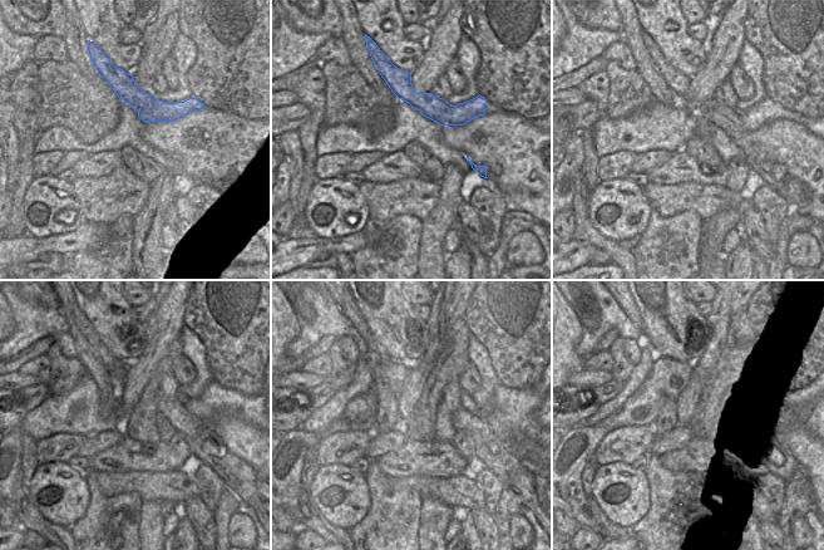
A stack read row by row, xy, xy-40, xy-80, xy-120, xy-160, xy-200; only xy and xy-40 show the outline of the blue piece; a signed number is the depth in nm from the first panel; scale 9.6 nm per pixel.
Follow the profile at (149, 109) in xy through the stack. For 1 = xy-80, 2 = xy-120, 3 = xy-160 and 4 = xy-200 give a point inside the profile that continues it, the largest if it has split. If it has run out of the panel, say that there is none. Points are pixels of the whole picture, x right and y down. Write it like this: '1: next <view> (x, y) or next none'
1: next xy-80 (736, 126)
2: next xy-120 (193, 420)
3: next xy-160 (497, 426)
4: next xy-200 (784, 425)

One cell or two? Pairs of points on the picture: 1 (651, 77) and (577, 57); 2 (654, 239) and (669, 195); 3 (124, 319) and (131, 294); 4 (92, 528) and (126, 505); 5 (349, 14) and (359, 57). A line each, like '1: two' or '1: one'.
1: two
2: two
3: two
4: one
5: one

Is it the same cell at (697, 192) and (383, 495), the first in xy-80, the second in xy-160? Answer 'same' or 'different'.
different

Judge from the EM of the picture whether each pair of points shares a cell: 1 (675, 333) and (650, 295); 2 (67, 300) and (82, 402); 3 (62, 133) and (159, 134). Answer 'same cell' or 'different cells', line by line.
1: same cell
2: different cells
3: different cells

